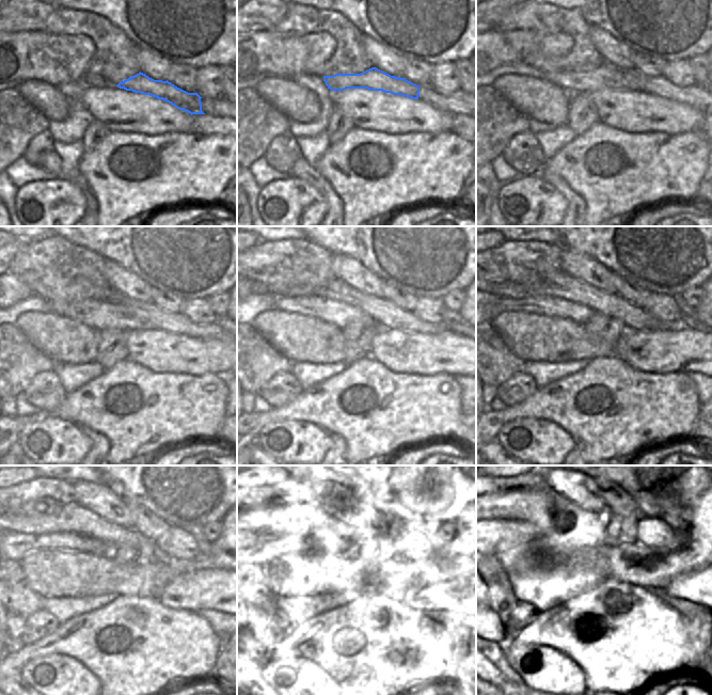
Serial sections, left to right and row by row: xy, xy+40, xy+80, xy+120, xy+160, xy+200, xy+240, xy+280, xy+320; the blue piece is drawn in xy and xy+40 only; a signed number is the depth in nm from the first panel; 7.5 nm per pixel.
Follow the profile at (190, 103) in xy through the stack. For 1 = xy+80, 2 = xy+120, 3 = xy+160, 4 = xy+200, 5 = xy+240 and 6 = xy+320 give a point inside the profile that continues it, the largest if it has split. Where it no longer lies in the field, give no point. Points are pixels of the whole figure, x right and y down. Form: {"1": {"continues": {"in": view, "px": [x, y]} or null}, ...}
{"1": {"continues": {"in": "xy+80", "px": [606, 76]}}, "2": {"continues": {"in": "xy+120", "px": [99, 316]}}, "3": {"continues": {"in": "xy+160", "px": [339, 314]}}, "4": {"continues": {"in": "xy+200", "px": [548, 305]}}, "5": {"continues": {"in": "xy+240", "px": [66, 541]}}, "6": {"continues": {"in": "xy+320", "px": [497, 541]}}}

